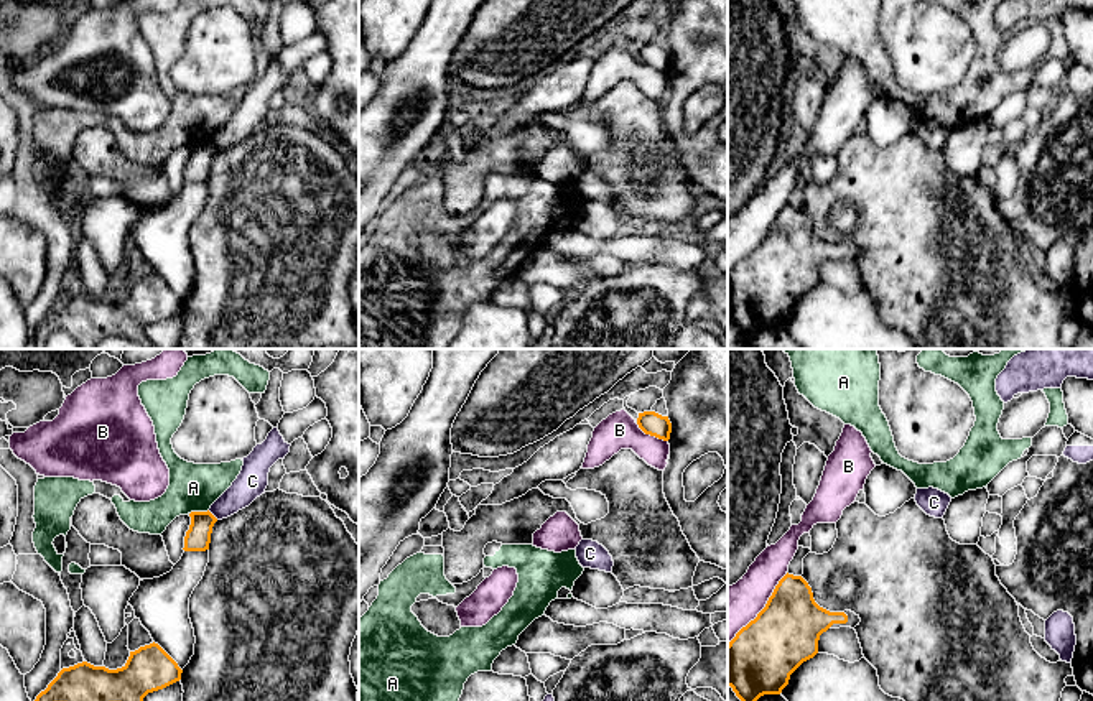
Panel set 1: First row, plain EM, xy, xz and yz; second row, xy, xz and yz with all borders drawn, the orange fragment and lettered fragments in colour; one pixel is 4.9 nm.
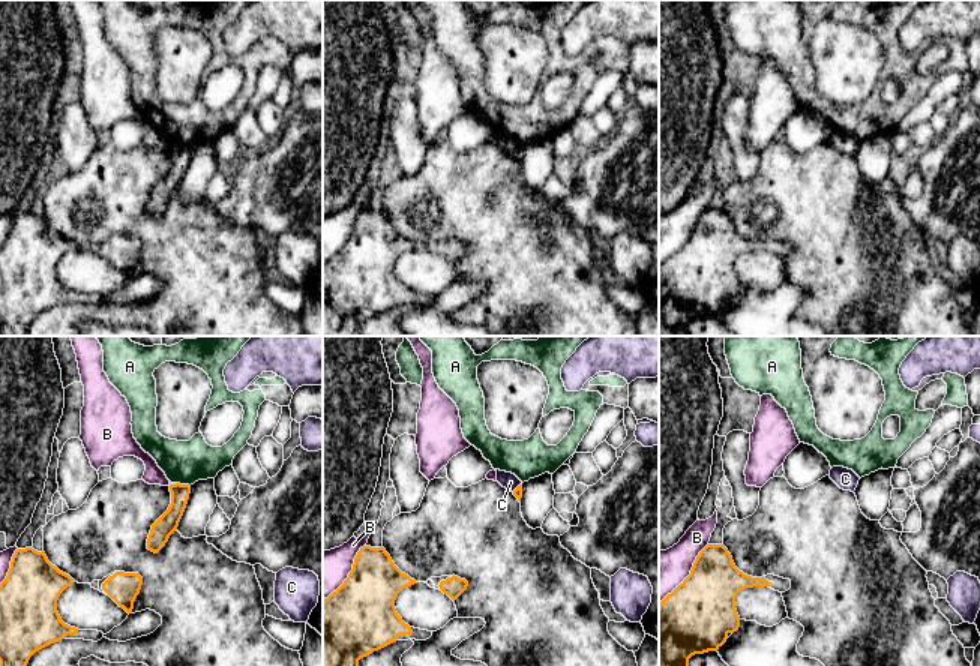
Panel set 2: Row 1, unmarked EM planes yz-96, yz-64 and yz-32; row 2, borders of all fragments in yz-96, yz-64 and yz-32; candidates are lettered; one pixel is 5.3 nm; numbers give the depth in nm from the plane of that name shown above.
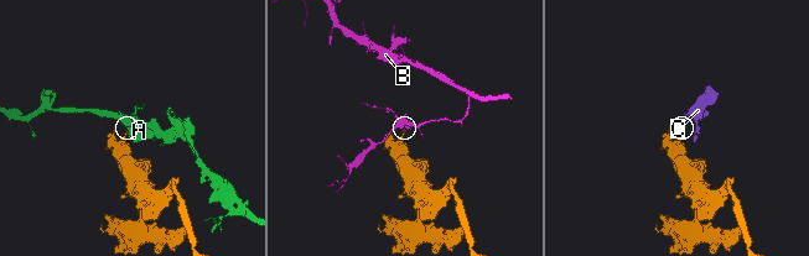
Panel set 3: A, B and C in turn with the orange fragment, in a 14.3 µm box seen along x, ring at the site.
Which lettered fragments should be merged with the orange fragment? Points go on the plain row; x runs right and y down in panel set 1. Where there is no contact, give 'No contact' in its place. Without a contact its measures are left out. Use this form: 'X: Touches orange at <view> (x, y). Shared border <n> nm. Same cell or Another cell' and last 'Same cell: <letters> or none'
A: Touches orange at xy (198, 143). Shared border 100 nm. Another cell
B: Touches orange at yz (761, 242). Shared border 460 nm. Another cell
C: Touches orange at xy (211, 145). Shared border 70 nm. Another cell
Same cell: none

